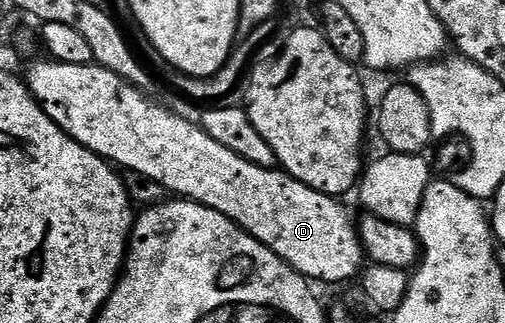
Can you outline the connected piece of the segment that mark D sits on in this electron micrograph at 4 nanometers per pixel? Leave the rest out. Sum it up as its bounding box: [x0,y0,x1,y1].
[24,61,364,283]

